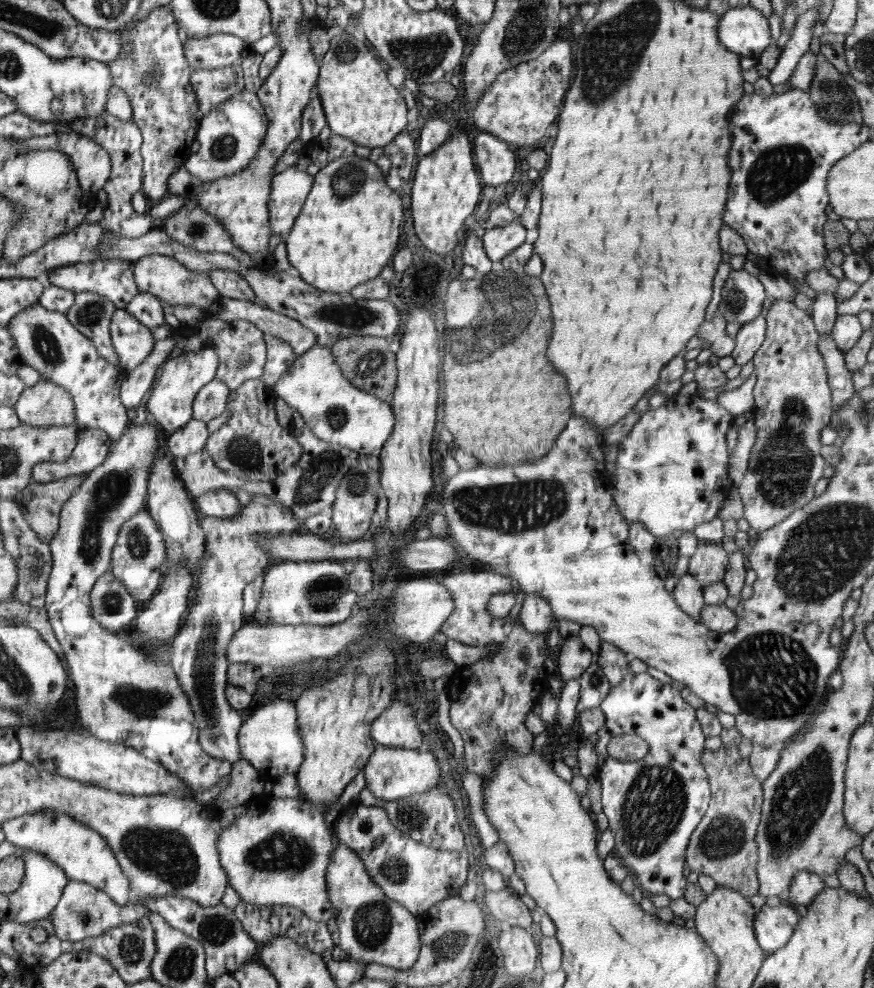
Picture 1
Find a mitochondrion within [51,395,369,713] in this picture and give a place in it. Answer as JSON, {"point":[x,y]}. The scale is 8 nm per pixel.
{"point":[112,488]}

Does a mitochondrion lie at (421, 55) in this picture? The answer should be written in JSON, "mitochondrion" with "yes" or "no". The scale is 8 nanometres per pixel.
{"mitochondrion":"yes"}

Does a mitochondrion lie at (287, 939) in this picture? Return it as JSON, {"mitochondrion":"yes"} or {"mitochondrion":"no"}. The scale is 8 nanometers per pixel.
{"mitochondrion":"no"}

